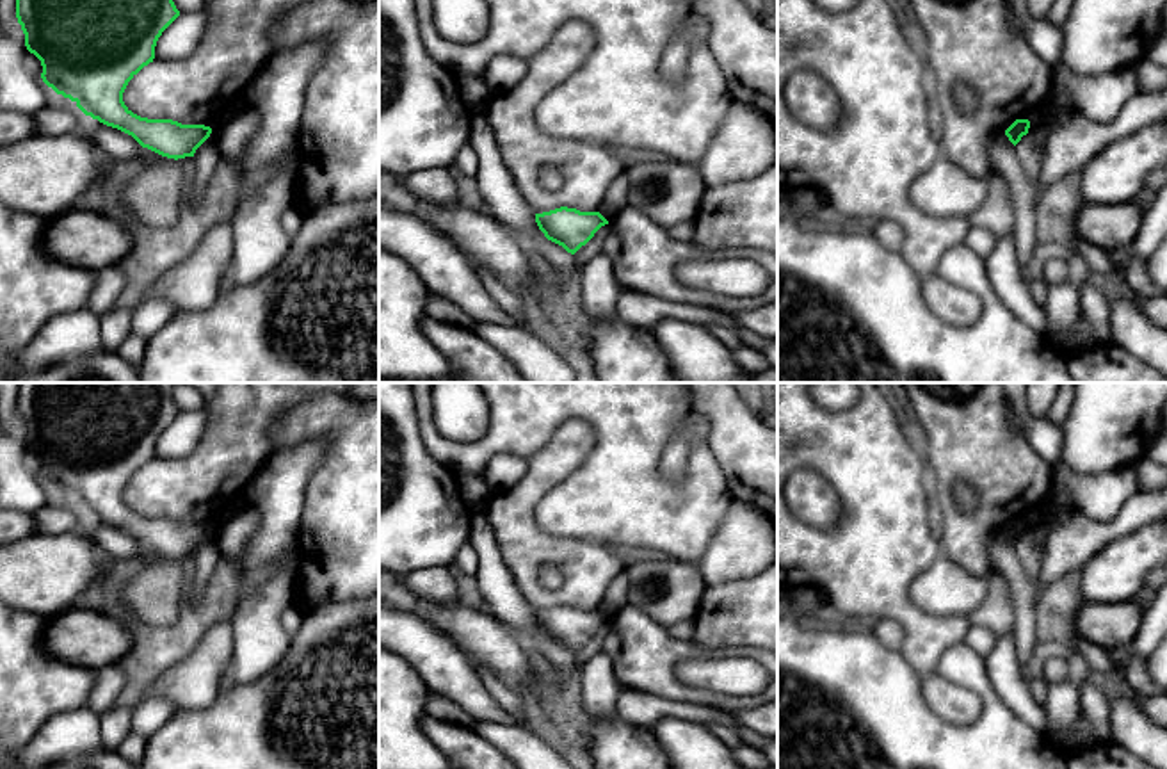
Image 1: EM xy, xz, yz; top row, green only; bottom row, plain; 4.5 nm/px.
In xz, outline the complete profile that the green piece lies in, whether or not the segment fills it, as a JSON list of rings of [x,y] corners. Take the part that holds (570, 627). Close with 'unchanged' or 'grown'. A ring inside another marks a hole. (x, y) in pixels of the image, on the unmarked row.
[[[567,605],[535,612],[535,621],[548,639],[571,653],[585,644],[601,625],[608,623],[600,611],[580,611]]] | unchanged

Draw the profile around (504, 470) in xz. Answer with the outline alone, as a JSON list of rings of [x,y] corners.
[[[498,454],[487,463],[482,479],[496,493],[521,481],[527,475],[527,470],[527,457]]]

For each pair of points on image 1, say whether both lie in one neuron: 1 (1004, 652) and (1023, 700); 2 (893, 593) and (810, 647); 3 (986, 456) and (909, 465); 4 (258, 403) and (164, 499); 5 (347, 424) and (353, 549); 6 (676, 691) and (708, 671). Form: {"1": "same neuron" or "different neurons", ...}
{"1": "same neuron", "2": "different neurons", "3": "different neurons", "4": "same neuron", "5": "same neuron", "6": "different neurons"}

